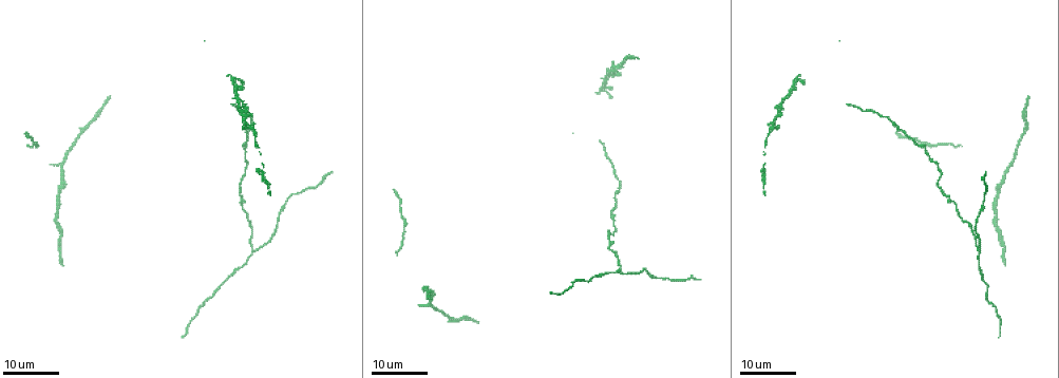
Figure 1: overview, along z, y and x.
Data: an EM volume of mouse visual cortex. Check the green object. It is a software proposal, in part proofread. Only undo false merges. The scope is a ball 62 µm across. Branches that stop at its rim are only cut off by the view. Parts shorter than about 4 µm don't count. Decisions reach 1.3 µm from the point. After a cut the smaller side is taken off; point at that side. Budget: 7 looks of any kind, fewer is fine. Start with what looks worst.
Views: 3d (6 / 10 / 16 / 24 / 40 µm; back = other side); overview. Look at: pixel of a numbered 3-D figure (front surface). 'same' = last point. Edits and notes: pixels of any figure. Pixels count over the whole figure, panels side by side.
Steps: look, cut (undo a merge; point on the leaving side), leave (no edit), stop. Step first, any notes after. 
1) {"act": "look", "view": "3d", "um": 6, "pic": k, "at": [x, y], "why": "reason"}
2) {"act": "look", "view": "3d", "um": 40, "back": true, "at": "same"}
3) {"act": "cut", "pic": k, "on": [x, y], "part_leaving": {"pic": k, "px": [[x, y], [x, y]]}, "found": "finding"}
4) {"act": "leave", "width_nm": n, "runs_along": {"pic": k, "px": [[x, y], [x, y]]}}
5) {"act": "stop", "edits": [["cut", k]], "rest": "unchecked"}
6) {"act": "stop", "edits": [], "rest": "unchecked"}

{"act": "look", "view": "3d", "um": 24, "pic": 1, "at": [621, 272], "why": "three arms meet"}

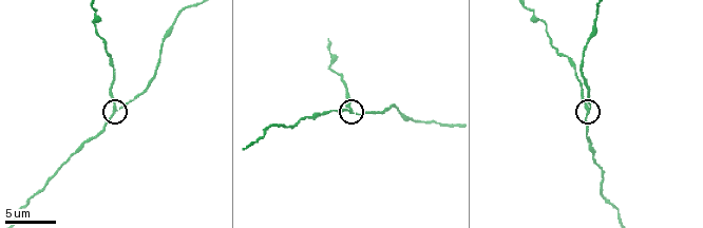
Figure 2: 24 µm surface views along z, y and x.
{"act": "look", "view": "3d", "um": 6, "pic": 2, "at": [349, 112], "why": "zoom in"}

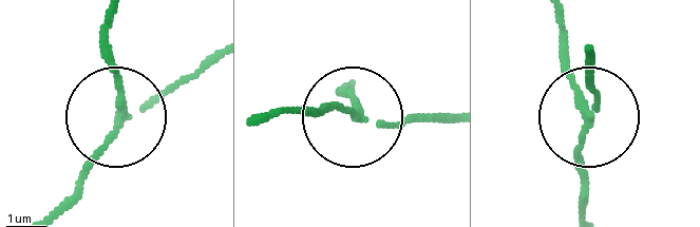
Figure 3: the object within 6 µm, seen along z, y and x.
{"act": "leave", "arms": 3, "runs_along": {"pic": 3, "px": [[584, 215], [594, 67]]}, "found": "one neuron here"}

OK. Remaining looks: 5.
{"act": "look", "view": "3d", "um": 6, "pic": 2, "at": [85, 141]}

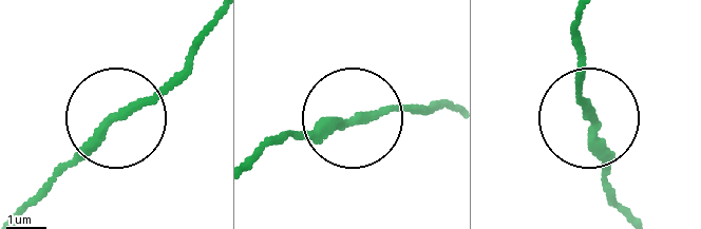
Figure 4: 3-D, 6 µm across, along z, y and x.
{"act": "look", "view": "3d", "um": 6, "back": true, "pic": 4, "at": [594, 118]}

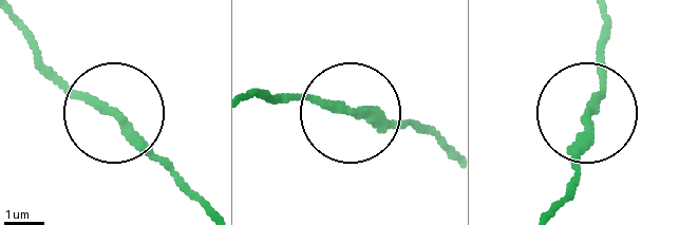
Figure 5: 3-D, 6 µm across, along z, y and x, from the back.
{"act": "leave", "runs_along": {"pic": 5, "px": [[106, 115], [31, 48]]}, "found": "all the same neuron"}

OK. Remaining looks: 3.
{"act": "look", "view": "3d", "um": 16, "pic": 2, "at": [442, 123], "why": "thick turns thin"}

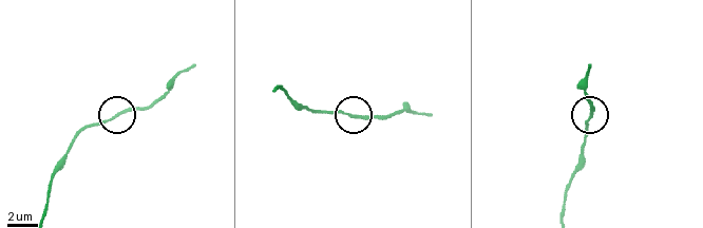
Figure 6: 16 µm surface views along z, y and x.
{"act": "leave", "runs_along": {"pic": 6, "px": [[41, 215], [53, 170], [73, 140], [88, 127], [151, 103]]}, "found": "continuous, no second neuron"}

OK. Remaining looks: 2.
{"act": "look", "view": "3d", "um": 16, "pic": 2, "at": [543, 21]}

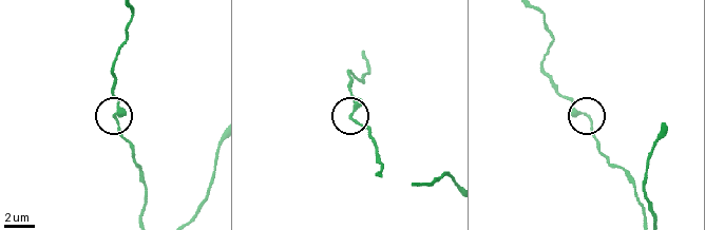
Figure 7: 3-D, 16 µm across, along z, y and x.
{"act": "leave", "runs_along": {"pic": 7, "px": [[645, 214], [630, 176], [611, 165], [588, 119], [552, 83]]}, "found": "all the same neuron"}

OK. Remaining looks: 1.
{"act": "stop", "edits": [], "rest": "unchecked"}

